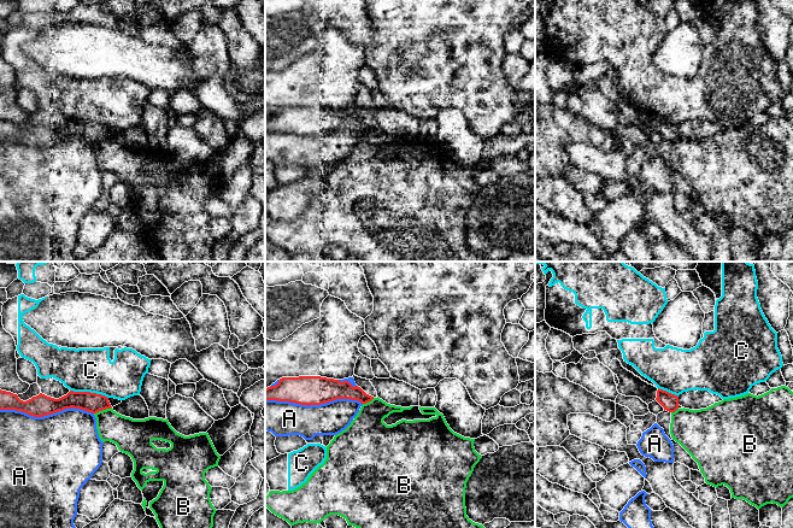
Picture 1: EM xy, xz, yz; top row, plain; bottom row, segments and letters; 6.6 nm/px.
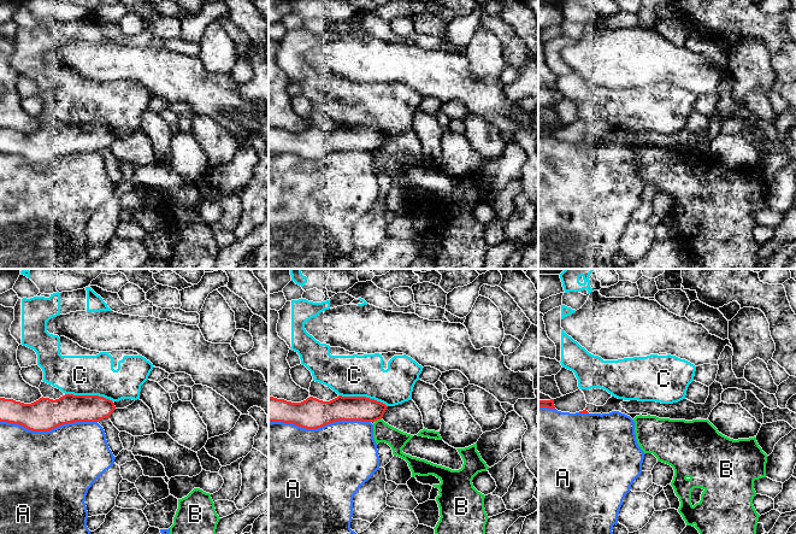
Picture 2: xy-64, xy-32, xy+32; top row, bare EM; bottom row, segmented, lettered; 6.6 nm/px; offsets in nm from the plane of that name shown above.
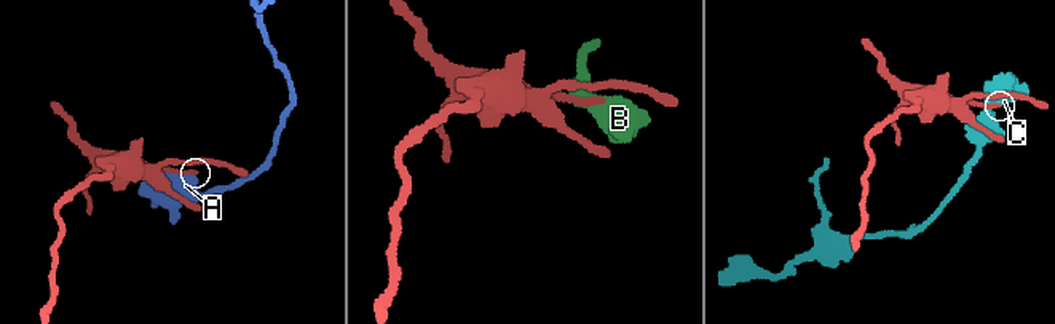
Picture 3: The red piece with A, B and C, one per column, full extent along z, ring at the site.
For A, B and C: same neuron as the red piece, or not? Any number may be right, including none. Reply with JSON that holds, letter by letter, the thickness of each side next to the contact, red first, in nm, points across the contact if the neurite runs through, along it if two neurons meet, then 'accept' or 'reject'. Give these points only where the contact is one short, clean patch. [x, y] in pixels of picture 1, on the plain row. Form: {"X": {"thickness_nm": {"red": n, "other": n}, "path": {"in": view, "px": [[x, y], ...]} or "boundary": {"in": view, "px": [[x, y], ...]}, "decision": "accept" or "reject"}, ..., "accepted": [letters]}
{"A": {"thickness_nm": {"red": 190, "other": 240}, "decision": "reject"}, "B": {"thickness_nm": {"red": 130, "other": 220}, "boundary": {"in": "xy", "px": [[111, 136], [94, 144]]}, "decision": "reject"}, "C": {"thickness_nm": {"red": 130, "other": 280}, "boundary": {"in": "xy", "px": [[70, 119], [95, 122], [107, 128]]}, "decision": "reject"}, "accepted": []}

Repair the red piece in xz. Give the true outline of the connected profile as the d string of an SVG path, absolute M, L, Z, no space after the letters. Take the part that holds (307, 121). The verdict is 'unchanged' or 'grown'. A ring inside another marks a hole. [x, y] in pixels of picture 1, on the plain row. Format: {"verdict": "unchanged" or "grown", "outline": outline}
{"verdict": "unchanged", "outline": "M321 106L282 107L276 116L265 118L265 130L289 131L300 135L321 135L336 129L358 130L366 134L374 127L348 111Z"}

